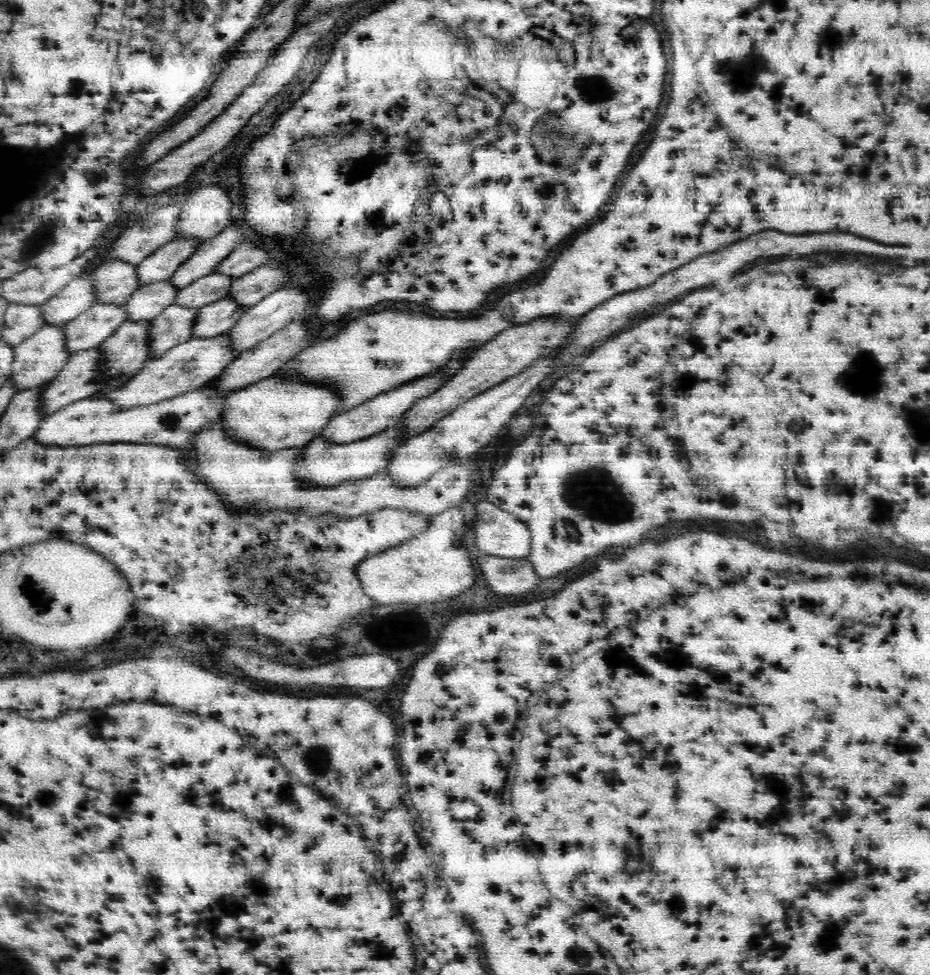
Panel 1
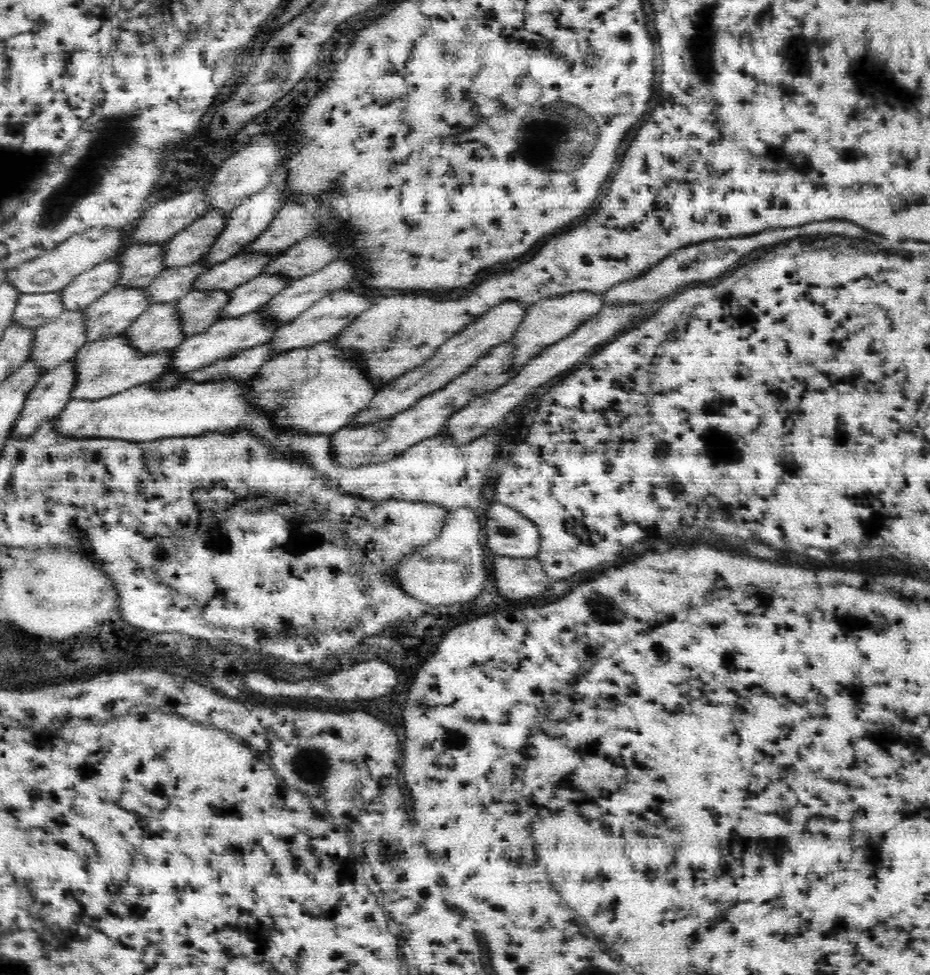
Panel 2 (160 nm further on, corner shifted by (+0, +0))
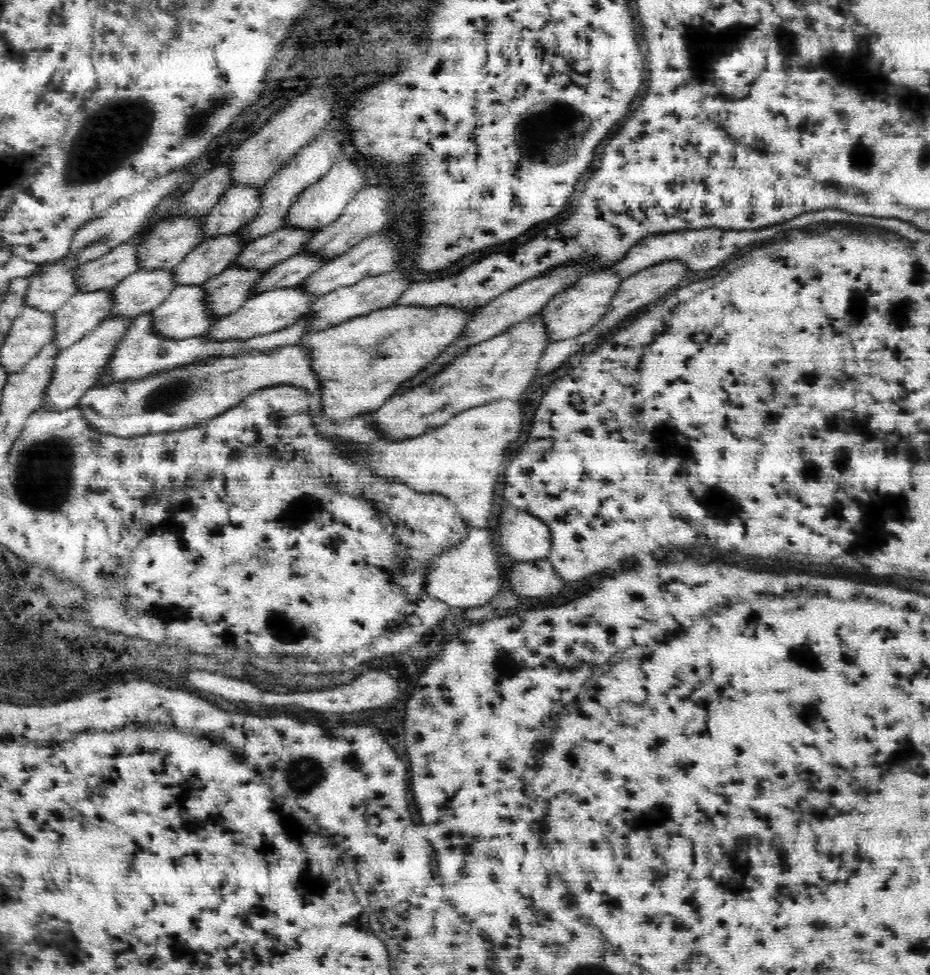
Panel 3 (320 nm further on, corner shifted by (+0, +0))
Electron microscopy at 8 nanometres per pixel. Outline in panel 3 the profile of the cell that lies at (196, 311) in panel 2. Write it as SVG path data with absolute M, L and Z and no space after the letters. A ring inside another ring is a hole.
M230 267L204 282L202 289L206 291L210 311L218 318L236 312L246 300L252 298L252 292L263 274L260 269Z

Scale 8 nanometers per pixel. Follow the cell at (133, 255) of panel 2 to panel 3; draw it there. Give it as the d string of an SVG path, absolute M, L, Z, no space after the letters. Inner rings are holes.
M174 213L168 215L153 226L138 246L138 269L172 269L174 270L184 260L186 254L192 252L204 241L203 216L180 215Z

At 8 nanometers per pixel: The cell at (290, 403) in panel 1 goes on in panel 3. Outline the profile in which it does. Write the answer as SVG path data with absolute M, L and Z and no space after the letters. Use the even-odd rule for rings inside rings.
M391 305L385 309L371 311L370 314L347 320L323 331L312 331L302 340L300 346L306 347L310 359L312 359L312 372L316 373L322 394L319 394L322 403L322 413L332 419L341 421L352 419L380 408L396 393L400 384L410 380L422 372L440 352L444 352L447 346L452 344L460 332L464 332L466 322L480 312L476 307L472 312L456 307L418 307L416 305Z

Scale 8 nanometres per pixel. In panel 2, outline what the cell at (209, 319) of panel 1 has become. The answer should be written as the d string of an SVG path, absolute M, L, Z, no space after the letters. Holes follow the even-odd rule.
M262 273L257 278L249 280L229 292L228 304L222 308L222 317L237 317L250 312L254 313L272 296L276 296L280 290L284 290L291 283L290 278L282 275Z

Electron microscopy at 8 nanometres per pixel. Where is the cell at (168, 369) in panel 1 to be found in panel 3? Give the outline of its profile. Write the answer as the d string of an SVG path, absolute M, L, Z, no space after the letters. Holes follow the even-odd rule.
M300 285L261 292L259 295L254 295L251 299L246 300L239 309L236 309L236 312L231 315L221 316L216 324L212 324L208 328L208 332L204 334L204 337L210 339L210 341L246 340L258 335L276 332L281 328L294 324L300 317L308 314L308 310L316 300L318 300L318 297L308 295L304 291L304 287L300 287Z

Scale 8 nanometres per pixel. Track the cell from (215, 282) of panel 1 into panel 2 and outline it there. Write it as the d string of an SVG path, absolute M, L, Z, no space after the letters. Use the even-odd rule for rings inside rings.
M238 253L229 260L215 264L206 272L202 272L199 278L194 280L192 289L231 292L237 286L260 276L264 272L266 264L276 255L279 254L264 256Z

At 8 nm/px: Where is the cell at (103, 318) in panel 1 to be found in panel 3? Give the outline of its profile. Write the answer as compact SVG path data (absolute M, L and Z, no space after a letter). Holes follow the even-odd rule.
M138 269L112 289L110 315L136 318L162 304L176 287L172 269Z

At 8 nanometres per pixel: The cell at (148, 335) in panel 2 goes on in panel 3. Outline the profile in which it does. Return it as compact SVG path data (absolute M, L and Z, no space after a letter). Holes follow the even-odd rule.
M178 285L152 312L152 329L166 339L202 336L219 319L210 311L202 285Z

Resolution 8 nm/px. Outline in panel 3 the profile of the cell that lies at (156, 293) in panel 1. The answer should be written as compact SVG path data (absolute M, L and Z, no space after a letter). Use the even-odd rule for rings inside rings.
M238 232L202 241L174 269L176 286L204 284L232 267L245 245Z

